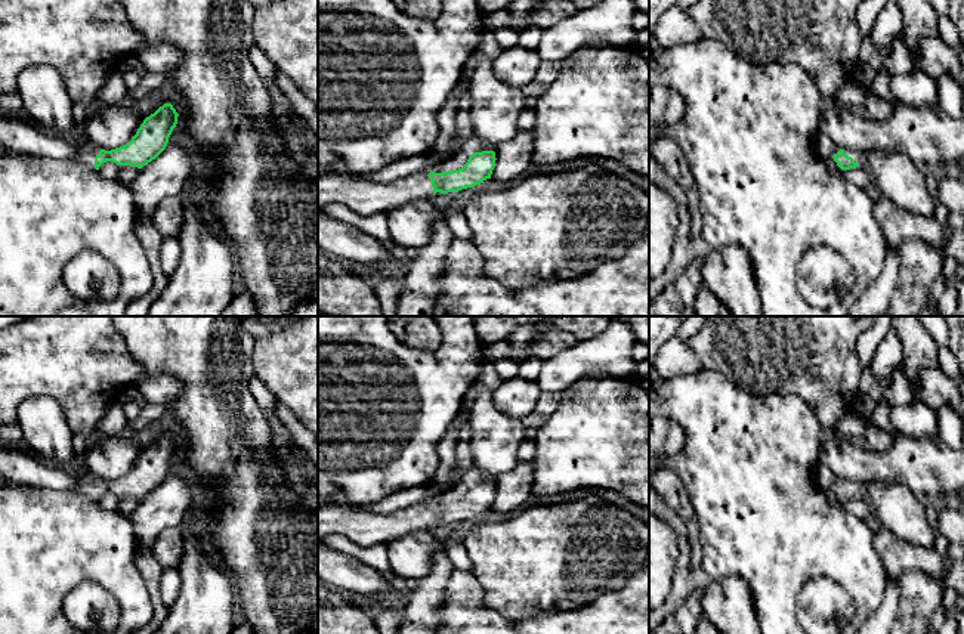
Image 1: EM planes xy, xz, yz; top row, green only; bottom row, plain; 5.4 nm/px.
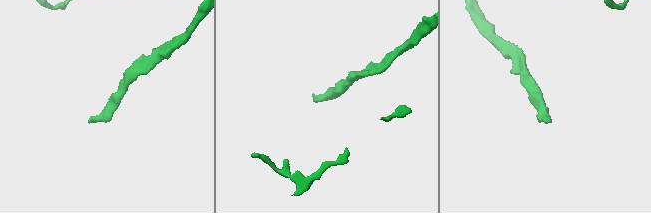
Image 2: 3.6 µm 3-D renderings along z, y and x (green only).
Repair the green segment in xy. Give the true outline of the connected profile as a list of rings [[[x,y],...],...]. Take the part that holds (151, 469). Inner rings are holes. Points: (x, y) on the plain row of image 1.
[[[164,434],[143,451],[136,466],[126,476],[105,482],[87,473],[80,474],[78,491],[96,501],[106,492],[142,500],[166,480],[169,468],[177,455],[177,448],[179,445],[173,436]]]

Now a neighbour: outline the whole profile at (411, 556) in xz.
[[[415,529],[386,544],[392,570],[404,579],[421,579],[430,573],[439,550],[430,529]]]

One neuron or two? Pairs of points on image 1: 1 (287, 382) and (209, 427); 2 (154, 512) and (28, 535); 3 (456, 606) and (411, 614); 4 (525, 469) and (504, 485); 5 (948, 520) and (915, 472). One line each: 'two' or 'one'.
1: two
2: two
3: two
4: one
5: two

